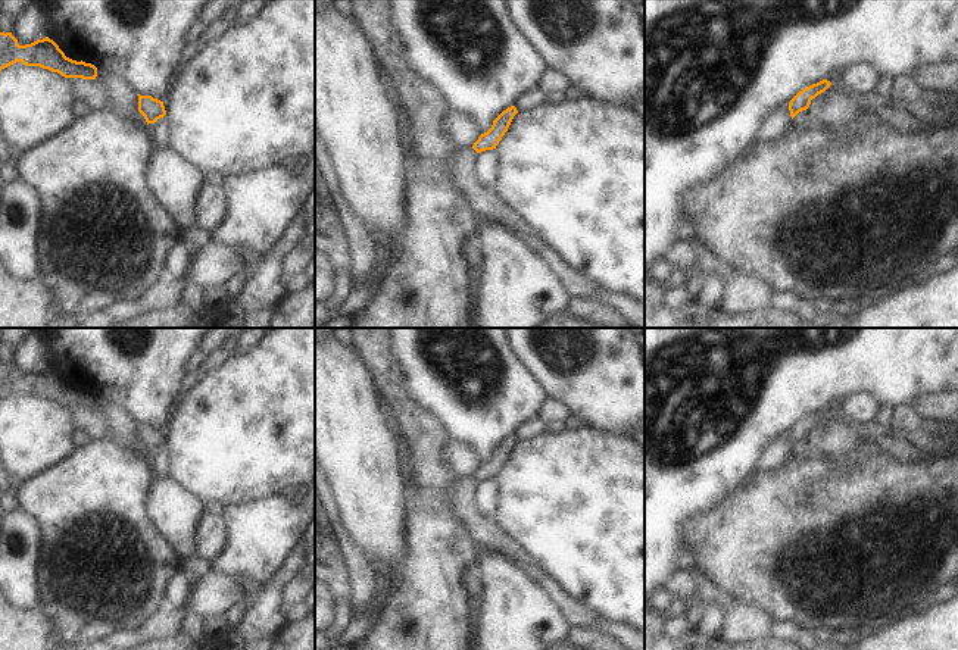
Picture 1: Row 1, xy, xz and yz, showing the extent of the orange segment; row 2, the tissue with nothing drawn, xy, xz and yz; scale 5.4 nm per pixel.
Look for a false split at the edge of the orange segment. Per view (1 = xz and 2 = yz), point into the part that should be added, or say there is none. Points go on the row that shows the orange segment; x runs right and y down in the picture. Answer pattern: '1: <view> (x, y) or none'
1: none
2: none

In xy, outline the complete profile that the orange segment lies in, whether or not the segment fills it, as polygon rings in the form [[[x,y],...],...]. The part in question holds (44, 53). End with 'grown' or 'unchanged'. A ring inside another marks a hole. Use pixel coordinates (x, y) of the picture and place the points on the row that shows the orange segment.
[[[0,32],[0,71],[16,62],[26,66],[40,66],[65,78],[96,79],[97,76],[94,65],[66,57],[49,37],[19,46],[12,32]]]; unchanged

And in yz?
[[[823,79],[817,84],[812,84],[802,91],[799,91],[789,103],[789,110],[792,119],[802,110],[806,110],[811,104],[811,100],[815,99],[818,94],[824,93],[831,85],[830,81]]]; unchanged

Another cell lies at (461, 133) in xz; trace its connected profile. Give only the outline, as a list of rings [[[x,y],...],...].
[[[446,112],[440,129],[455,150],[472,147],[481,135],[475,124],[456,112]]]

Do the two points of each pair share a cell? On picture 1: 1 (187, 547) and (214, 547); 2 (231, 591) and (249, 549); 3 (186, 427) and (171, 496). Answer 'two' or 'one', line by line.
1: two
2: two
3: two

